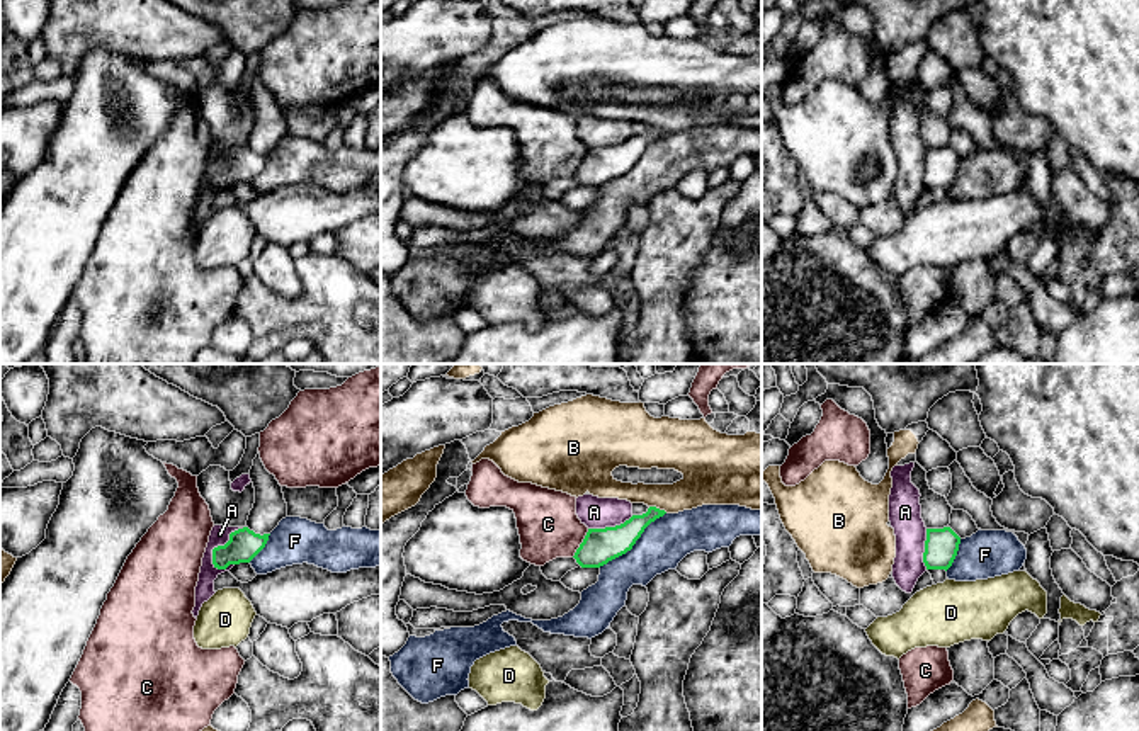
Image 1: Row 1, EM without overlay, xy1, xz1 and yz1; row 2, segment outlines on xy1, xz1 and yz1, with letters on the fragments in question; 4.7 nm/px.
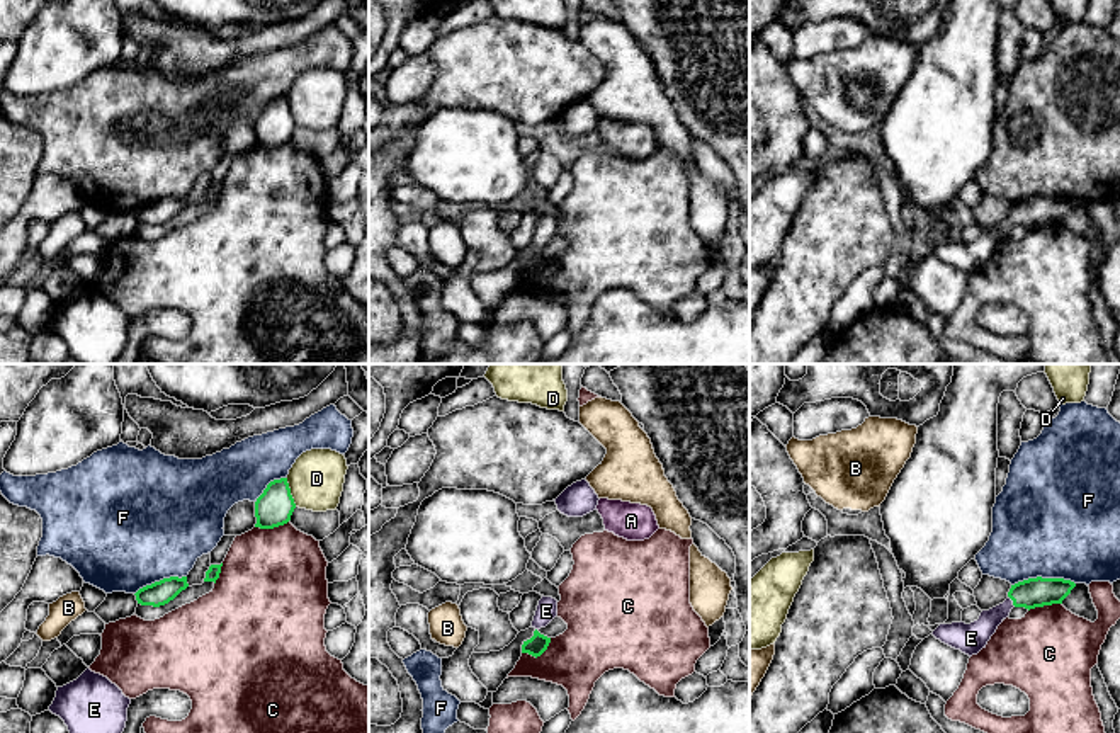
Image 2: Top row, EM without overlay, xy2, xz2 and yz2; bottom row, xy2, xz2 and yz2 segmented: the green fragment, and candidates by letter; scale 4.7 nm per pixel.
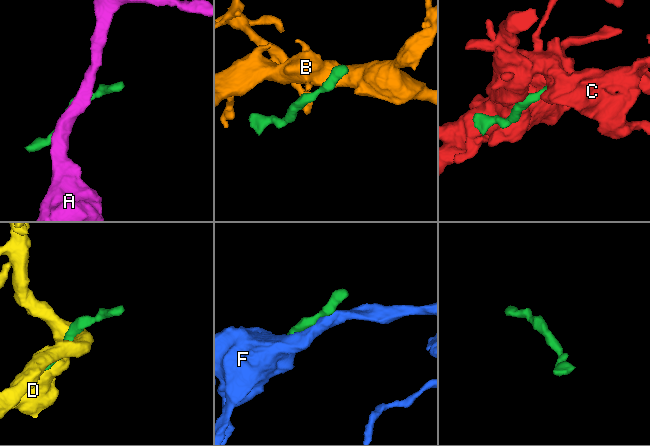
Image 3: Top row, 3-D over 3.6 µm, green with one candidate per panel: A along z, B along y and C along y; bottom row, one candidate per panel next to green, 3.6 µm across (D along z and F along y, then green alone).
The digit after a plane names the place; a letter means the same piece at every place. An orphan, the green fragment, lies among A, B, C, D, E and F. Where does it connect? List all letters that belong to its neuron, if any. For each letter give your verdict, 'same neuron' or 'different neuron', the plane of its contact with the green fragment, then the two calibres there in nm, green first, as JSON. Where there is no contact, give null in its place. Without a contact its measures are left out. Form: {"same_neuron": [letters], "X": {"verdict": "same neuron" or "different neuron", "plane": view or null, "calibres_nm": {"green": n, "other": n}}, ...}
{"same_neuron": ["E"], "A": {"verdict": "different neuron", "plane": "xy1", "calibres_nm": {"green": 150, "other": 90}}, "B": {"verdict": "different neuron", "plane": "xz1", "calibres_nm": {"green": 140, "other": 200}}, "C": {"verdict": "different neuron", "plane": "xz2", "calibres_nm": {"green": 90, "other": 280}}, "D": {"verdict": "different neuron", "plane": "xy2", "calibres_nm": {"green": 180, "other": 260}}, "E": {"verdict": "same neuron", "plane": "yz2", "calibres_nm": {"green": 140, "other": 140}}, "F": {"verdict": "different neuron", "plane": "xz1", "calibres_nm": {"green": 160, "other": 220}}}

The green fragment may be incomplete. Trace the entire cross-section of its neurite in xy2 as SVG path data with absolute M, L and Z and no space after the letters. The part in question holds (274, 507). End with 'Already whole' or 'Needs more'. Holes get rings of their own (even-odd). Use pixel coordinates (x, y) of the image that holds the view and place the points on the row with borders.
M287 478L274 480L255 502L255 527L274 529L291 520L296 509Z. Already whole

